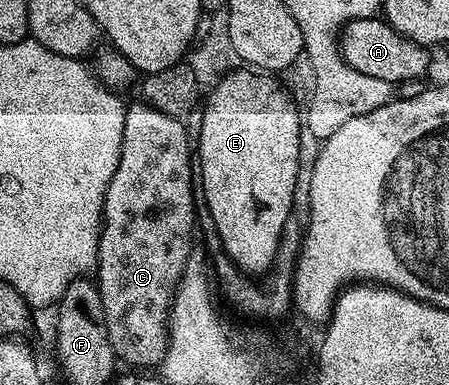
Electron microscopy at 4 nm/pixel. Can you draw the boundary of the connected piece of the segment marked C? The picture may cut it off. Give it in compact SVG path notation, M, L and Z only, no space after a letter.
M141 99L136 101L126 108L119 167L115 167L115 175L111 175L111 183L105 192L95 280L103 303L107 339L111 339L111 347L118 362L154 368L161 363L169 346L169 311L173 307L173 294L194 252L195 165L189 162L191 133L189 137L185 130L186 122L162 113Z

